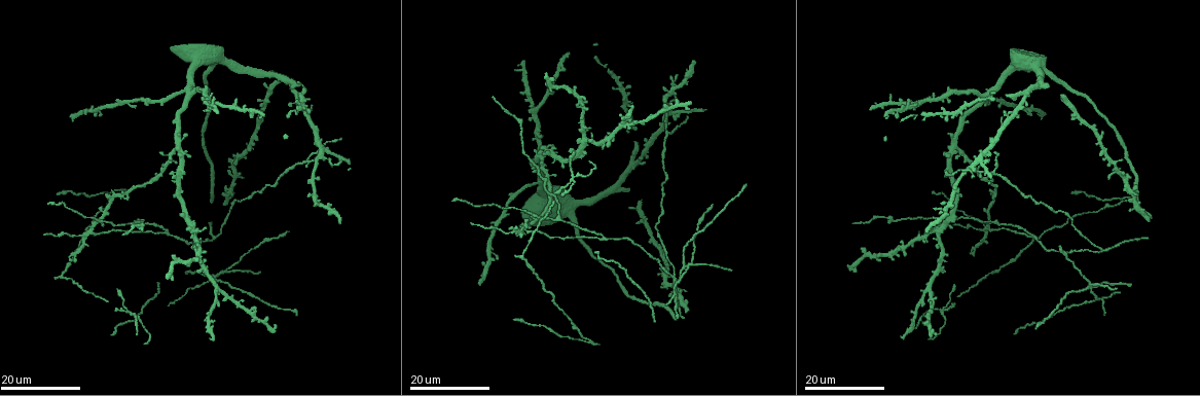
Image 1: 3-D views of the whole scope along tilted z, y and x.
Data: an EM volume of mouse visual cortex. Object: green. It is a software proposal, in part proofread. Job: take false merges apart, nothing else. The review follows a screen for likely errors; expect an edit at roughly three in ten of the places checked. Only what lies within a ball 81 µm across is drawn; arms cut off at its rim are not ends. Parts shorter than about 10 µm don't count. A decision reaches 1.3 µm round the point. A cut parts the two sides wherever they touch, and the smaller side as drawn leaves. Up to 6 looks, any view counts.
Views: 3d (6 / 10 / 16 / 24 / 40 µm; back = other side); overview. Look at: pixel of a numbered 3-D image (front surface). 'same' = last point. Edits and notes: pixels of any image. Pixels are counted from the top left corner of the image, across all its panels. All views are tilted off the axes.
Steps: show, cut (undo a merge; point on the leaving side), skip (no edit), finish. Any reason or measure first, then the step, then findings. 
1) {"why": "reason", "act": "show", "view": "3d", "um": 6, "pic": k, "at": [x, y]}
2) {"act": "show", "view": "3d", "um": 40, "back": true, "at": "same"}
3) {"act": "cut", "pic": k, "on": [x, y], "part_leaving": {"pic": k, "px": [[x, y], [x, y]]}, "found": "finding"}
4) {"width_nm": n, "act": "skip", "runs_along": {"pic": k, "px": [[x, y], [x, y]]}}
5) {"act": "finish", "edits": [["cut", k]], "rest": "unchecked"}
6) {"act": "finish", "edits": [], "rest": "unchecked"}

{"why": "three-way junction", "act": "show", "view": "3d", "um": 24, "pic": 1, "at": [555, 221]}

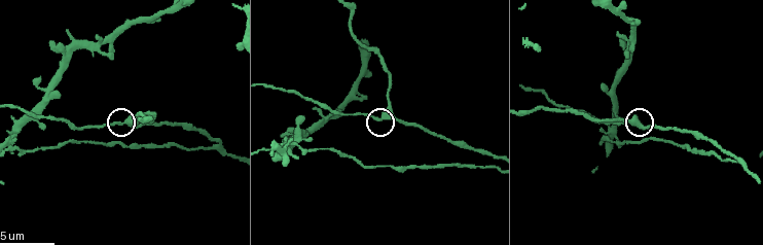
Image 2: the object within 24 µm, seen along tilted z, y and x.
{"why": "zoom in", "act": "show", "view": "3d", "um": 6, "pic": 2, "at": [128, 120]}

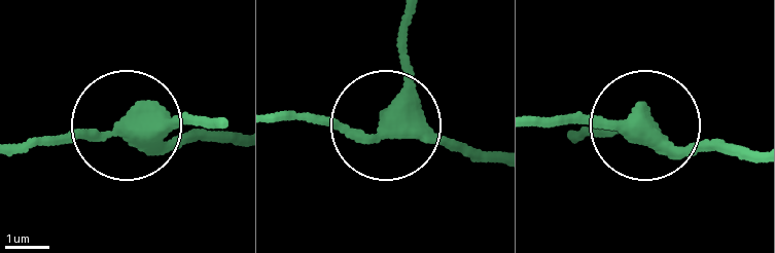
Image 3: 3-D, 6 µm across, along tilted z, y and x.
{"arms": 3, "act": "skip", "runs_along": {"pic": 3, "px": [[490, 157], [392, 130], [355, 139], [316, 118], [276, 120]]}, "found": "continuous, no second cell"}

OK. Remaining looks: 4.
{"why": "thick turns thin", "act": "show", "view": "3d", "um": 16, "pic": 1, "at": [659, 230]}

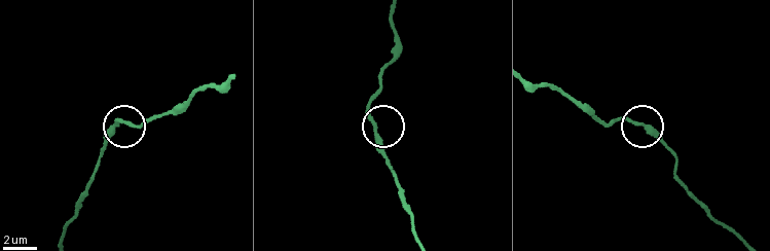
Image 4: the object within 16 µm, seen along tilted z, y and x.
{"why": "zoom in", "act": "show", "view": "3d", "um": 10, "pic": 4, "at": [117, 126]}

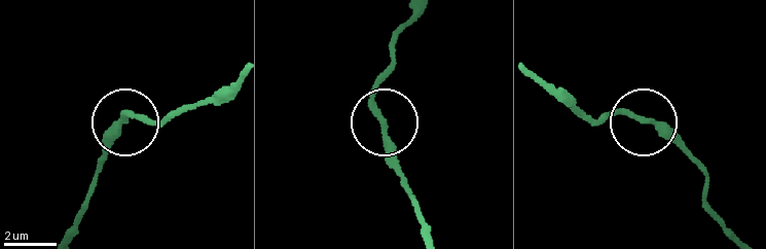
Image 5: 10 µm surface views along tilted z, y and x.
{"act": "skip", "runs_along": {"pic": 5, "px": [[233, 83], [153, 125], [124, 115], [102, 155]]}, "found": "one cell here"}

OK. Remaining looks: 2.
{"why": "branch point", "act": "show", "view": "3d", "um": 16, "pic": 1, "at": [675, 276]}

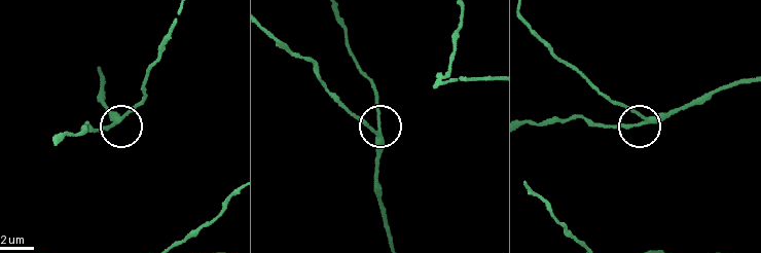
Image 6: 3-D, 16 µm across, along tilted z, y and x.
{"act": "show", "view": "3d", "um": 6, "pic": 6, "at": [647, 122]}

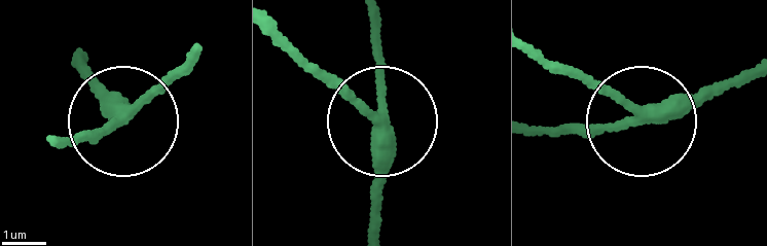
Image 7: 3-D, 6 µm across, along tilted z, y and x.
{"arms": 3, "act": "skip", "found": "one cell here"}

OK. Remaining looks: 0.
{"act": "finish", "edits": [], "rest": "unchecked"}

